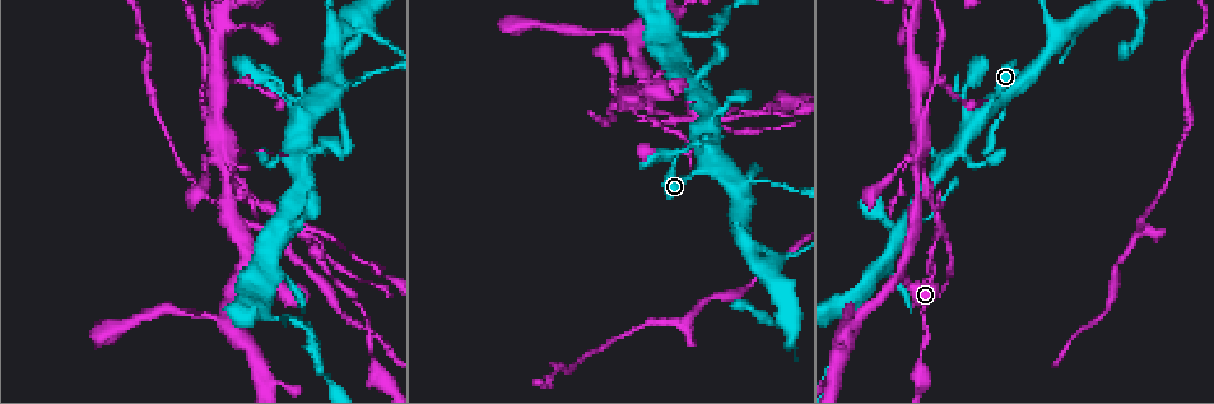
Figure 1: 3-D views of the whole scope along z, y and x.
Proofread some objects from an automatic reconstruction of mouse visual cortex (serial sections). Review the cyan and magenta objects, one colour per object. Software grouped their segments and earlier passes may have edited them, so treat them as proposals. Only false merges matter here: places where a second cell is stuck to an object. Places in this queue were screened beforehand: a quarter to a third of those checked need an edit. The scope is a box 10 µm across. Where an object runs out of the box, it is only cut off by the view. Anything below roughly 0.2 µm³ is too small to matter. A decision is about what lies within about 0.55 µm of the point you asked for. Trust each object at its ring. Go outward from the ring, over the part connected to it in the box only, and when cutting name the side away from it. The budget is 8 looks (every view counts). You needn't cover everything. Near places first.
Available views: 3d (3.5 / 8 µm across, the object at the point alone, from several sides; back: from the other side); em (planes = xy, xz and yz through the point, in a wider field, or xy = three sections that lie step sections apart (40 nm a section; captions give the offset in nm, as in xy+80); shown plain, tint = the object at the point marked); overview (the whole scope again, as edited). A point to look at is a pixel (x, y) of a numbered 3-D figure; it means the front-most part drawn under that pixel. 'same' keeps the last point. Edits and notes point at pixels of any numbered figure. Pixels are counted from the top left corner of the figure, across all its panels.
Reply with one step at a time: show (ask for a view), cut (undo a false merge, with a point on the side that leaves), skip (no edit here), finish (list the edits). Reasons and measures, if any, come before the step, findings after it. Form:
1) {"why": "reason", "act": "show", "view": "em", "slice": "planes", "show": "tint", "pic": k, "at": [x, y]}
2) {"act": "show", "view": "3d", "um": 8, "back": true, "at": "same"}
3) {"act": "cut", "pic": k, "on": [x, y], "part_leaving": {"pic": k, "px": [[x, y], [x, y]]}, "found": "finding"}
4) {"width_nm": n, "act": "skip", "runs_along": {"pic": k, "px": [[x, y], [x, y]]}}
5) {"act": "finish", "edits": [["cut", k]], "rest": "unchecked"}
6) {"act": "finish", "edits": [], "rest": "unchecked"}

{"why": "three-way junction", "act": "show", "view": "3d", "um": 8, "pic": 1, "at": [328, 96]}

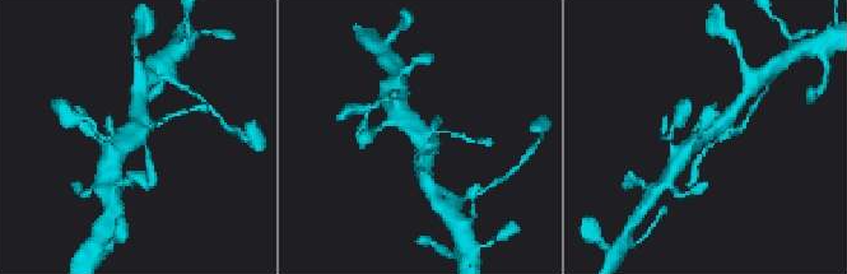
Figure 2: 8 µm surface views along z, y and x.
{"act": "show", "view": "3d", "um": 3.5, "at": "same"}

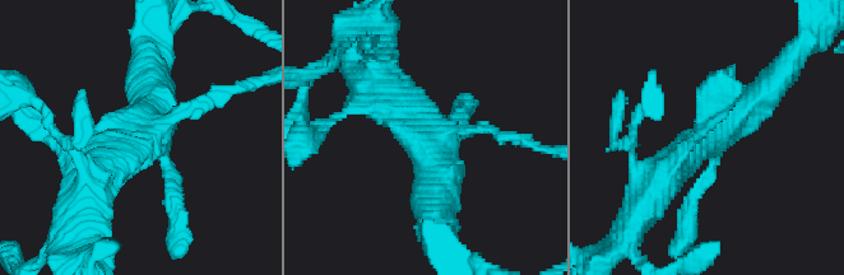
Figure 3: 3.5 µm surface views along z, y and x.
{"act": "skip", "runs_along": {"pic": 3, "px": [[676, 161], [757, 102], [777, 79]]}, "found": "one cell here"}

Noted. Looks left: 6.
{"why": "sharp bend", "act": "show", "view": "3d", "um": 3.5, "pic": 1, "at": [267, 312]}

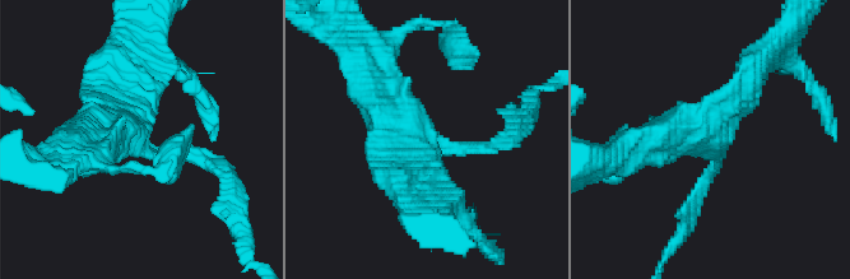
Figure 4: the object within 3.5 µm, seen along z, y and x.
{"arm_widths_nm": [150, 350], "act": "show", "view": "em", "slice": "xy", "step": 1, "show": "tint", "pic": 4, "at": [136, 144]}

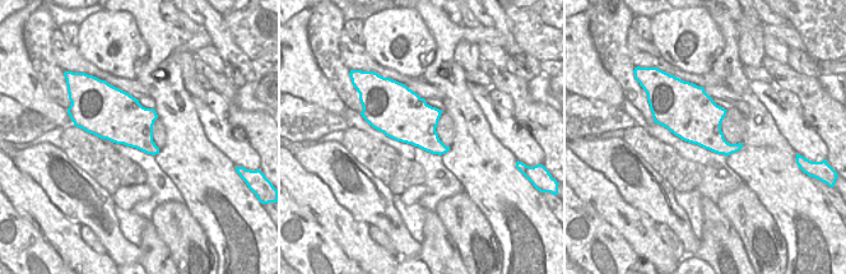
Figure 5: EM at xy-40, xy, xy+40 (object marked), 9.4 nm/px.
{"act": "skip", "runs_along": {"pic": 4, "px": [[121, 71], [134, 139], [212, 166]]}, "found": "one cell here"}

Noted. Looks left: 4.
{"why": "two arms in line, one across", "act": "show", "view": "3d", "um": 3.5, "back": true, "pic": 1, "at": [226, 155]}

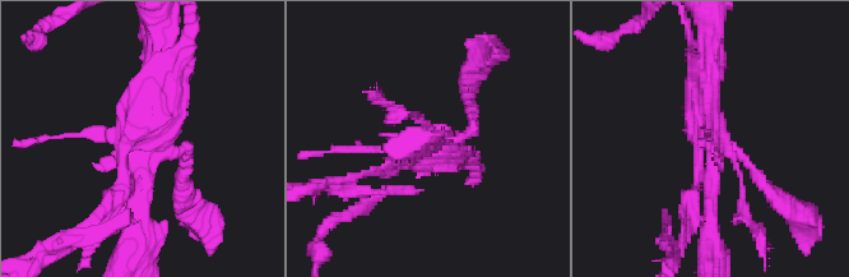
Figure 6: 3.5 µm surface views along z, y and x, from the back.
{"act": "show", "view": "em", "slice": "xy", "step": 3, "show": "tint", "pic": 6, "at": [140, 138]}

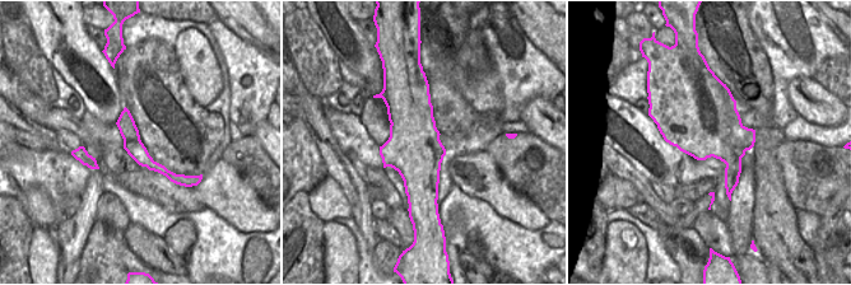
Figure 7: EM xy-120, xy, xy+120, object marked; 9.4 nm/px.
{"act": "cut", "pic": 6, "on": [116, 198], "found": "a second cell is stuck on"}

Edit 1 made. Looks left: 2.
{"act": "finish", "edits": [["cut", 6]], "rest": "unchecked"}

